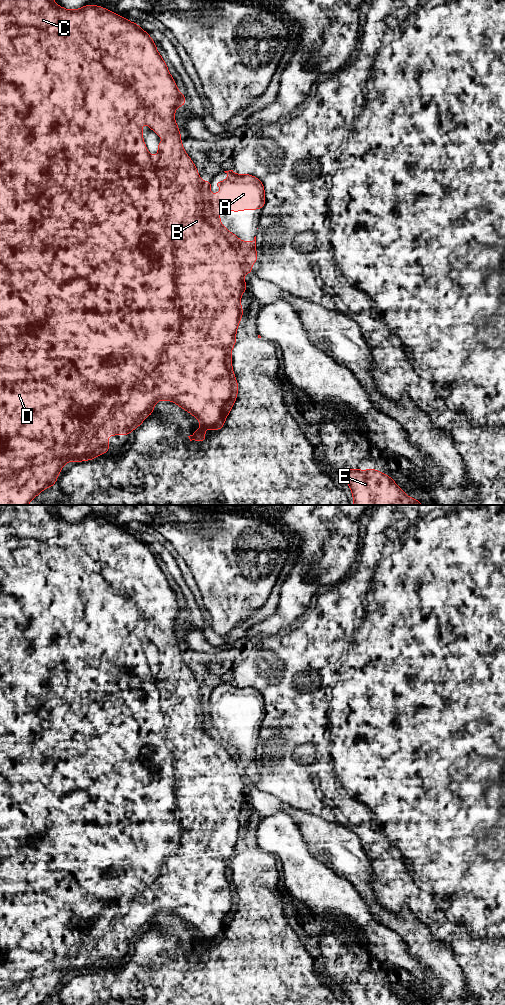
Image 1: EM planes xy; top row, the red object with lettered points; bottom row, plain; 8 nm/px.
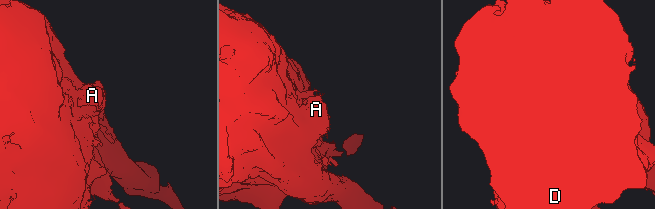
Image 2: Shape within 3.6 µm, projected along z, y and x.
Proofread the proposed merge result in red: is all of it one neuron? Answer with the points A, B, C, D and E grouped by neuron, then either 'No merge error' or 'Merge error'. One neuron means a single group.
Groups: A / B C D E. Merge error

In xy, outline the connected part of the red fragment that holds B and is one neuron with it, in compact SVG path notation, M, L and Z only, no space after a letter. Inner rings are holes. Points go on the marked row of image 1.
M0 0L0 505L28 505L28 503L29 503L29 502L30 502L30 501L31 501L31 500L32 500L32 499L33 499L33 498L34 498L34 497L36 497L36 496L37 496L37 495L39 495L39 493L40 493L40 492L42 492L42 491L43 491L43 490L44 490L44 489L45 489L45 488L48 488L48 487L52 487L52 486L53 486L53 485L54 485L54 484L55 484L55 483L56 483L56 481L57 481L57 477L58 477L58 474L59 474L59 473L60 473L60 471L61 471L61 469L62 469L62 467L63 467L63 466L64 466L64 464L65 464L65 463L67 463L67 462L69 462L69 461L75 461L75 462L80 462L80 461L86 461L86 460L92 460L92 459L94 459L94 458L95 458L95 457L97 457L97 456L99 456L99 455L101 455L101 454L103 454L103 453L106 453L106 452L108 452L108 451L109 451L109 440L108 440L108 439L107 439L107 438L106 438L106 436L107 436L107 435L129 435L129 433L130 433L130 432L131 432L131 431L133 431L133 430L134 430L134 429L135 429L135 428L136 428L136 427L138 427L138 426L140 426L140 425L141 425L141 424L142 424L142 422L143 422L143 421L144 421L144 419L145 419L145 418L146 418L146 417L147 417L147 416L149 416L149 415L151 415L151 414L153 414L153 408L154 408L154 405L155 405L155 403L156 403L156 402L157 402L157 401L158 401L158 400L170 400L170 401L172 401L172 402L174 402L174 403L176 403L176 404L177 404L177 405L179 405L179 406L180 406L180 407L181 407L181 408L182 408L182 409L184 409L184 410L187 410L187 411L188 411L188 412L189 412L189 413L190 413L190 414L191 414L191 415L193 415L193 416L195 416L195 417L196 417L196 418L197 418L197 419L198 419L198 420L199 420L199 422L200 422L200 424L201 424L201 427L200 427L200 428L199 428L199 429L198 429L198 430L197 430L197 431L196 431L196 432L195 432L195 433L194 433L194 434L192 434L192 435L190 435L190 436L188 436L188 437L189 437L189 439L190 439L190 441L192 441L192 440L197 440L197 441L199 441L199 442L200 442L200 443L202 443L202 442L203 442L203 441L204 441L204 440L205 440L205 439L206 439L206 438L207 438L207 437L208 437L208 436L205 436L205 435L204 435L204 433L203 433L203 432L204 432L204 430L205 430L205 429L211 429L211 428L213 428L213 429L215 429L215 430L217 430L217 431L219 431L219 430L220 430L220 429L221 429L221 428L222 428L222 427L223 427L223 426L224 426L224 422L225 422L225 419L226 419L226 417L227 417L227 416L228 416L228 414L229 414L229 412L230 412L230 410L231 410L231 408L232 408L232 406L233 406L233 404L234 404L234 403L235 403L235 401L236 401L236 396L237 396L237 394L238 394L238 384L237 384L237 381L236 381L236 378L235 378L235 376L234 376L234 372L233 372L233 371L232 371L232 357L231 357L231 351L232 351L232 348L233 348L233 346L234 346L234 345L235 345L235 344L236 344L236 329L237 329L237 327L238 327L238 325L239 325L239 323L240 323L240 319L241 319L241 318L242 318L242 317L243 317L243 308L242 308L242 307L241 307L241 305L240 305L240 299L241 299L241 295L242 295L242 293L243 293L243 292L245 292L245 291L246 291L246 289L247 289L247 286L246 286L246 283L245 283L245 280L244 280L244 278L243 278L243 274L244 274L244 273L250 273L250 274L252 274L252 273L253 273L253 271L252 271L252 269L251 269L251 267L250 267L250 266L249 266L249 265L248 265L248 263L247 263L247 261L246 261L246 257L247 257L247 255L248 255L248 252L249 252L249 245L245 245L245 244L241 244L241 243L240 243L240 240L239 240L239 239L238 239L238 237L237 237L237 236L236 236L236 235L234 235L234 234L232 234L232 233L231 233L231 232L230 232L230 231L228 231L228 230L227 230L227 229L226 229L226 228L225 228L225 227L224 227L224 226L223 226L223 225L222 225L222 224L221 224L221 222L220 222L220 221L219 221L219 220L217 220L217 219L216 219L216 218L215 218L215 217L214 217L214 216L213 216L213 214L212 214L212 211L211 211L211 193L210 193L210 184L211 184L211 181L201 181L201 180L200 180L200 176L199 176L199 174L198 174L198 171L197 171L197 169L196 169L196 166L195 166L195 165L194 165L194 163L193 163L193 162L192 162L192 160L191 160L191 159L190 159L190 158L189 158L189 156L188 156L188 155L187 155L187 153L186 153L186 152L185 152L185 150L184 150L184 149L183 149L183 147L182 147L182 146L183 146L183 145L182 145L182 142L181 142L181 136L180 136L180 131L179 131L179 128L178 128L178 126L177 126L177 125L176 125L176 122L175 122L175 118L174 118L174 113L175 113L175 110L176 110L176 108L177 108L177 107L178 107L178 106L181 106L181 105L183 105L183 106L185 106L185 105L186 105L186 99L185 99L185 97L184 97L184 95L183 95L183 94L182 94L182 93L180 93L180 92L179 92L179 91L178 91L178 89L177 89L177 86L176 86L176 83L175 83L175 81L174 81L174 80L173 80L173 78L172 78L172 76L171 76L171 74L170 74L170 73L169 73L169 71L168 71L168 68L167 68L167 66L166 66L166 64L165 64L165 62L164 62L164 60L163 60L163 58L162 58L162 57L161 57L161 56L160 56L160 54L159 54L159 53L158 53L158 51L157 51L157 49L156 49L156 46L155 46L155 42L154 42L154 41L153 41L153 40L152 40L152 39L151 39L151 37L150 37L150 36L149 36L149 34L148 34L148 33L147 33L147 32L145 32L145 31L143 31L143 30L142 30L142 29L141 29L141 28L140 28L140 27L139 27L139 25L138 25L138 24L136 24L136 23L132 23L132 22L130 22L130 21L128 21L128 20L127 20L127 19L126 19L126 18L125 18L125 17L121 17L121 16L119 16L119 15L118 15L118 14L115 14L115 13L113 13L113 12L111 12L111 11L109 11L109 10L106 10L106 9L105 9L105 8L103 8L103 7L101 7L101 6L95 6L95 5L86 5L86 6L84 6L84 7L82 7L82 8L80 8L80 9L77 9L77 10L67 10L67 9L65 9L65 8L62 8L62 7L60 7L60 6L58 6L58 5L57 5L57 4L56 4L56 3L55 3L55 2L54 2L54 0ZM143 122L145 122L145 123L146 123L146 124L147 124L147 125L148 125L148 126L149 126L149 127L150 127L150 128L151 128L151 129L152 129L152 130L153 130L153 131L154 131L154 132L155 132L155 133L157 133L157 134L158 134L158 136L159 136L159 137L162 137L162 138L164 138L164 139L165 139L165 143L164 143L164 144L163 144L163 143L162 143L162 141L159 141L159 142L158 142L158 156L157 156L157 157L154 157L154 156L152 156L152 155L149 155L149 154L148 154L148 150L147 150L147 148L146 148L146 146L145 146L145 143L144 143L144 140L143 140L143 137L142 137L142 123L143 123Z

